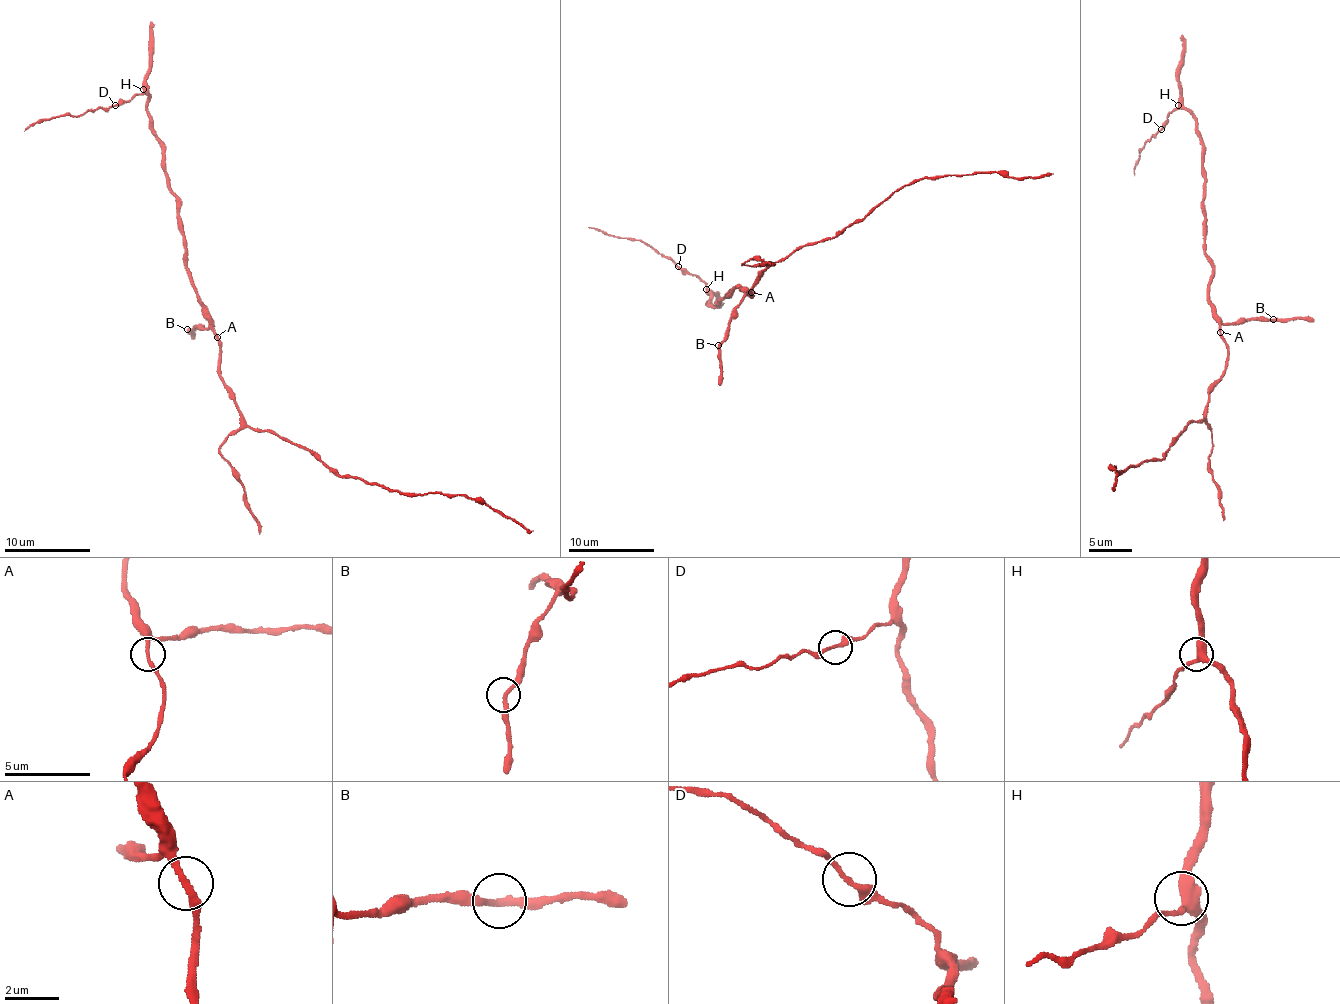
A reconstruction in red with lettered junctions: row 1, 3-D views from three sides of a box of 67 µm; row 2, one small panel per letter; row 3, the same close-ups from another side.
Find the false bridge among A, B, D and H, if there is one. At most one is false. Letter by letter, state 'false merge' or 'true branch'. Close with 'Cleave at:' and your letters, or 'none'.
A: true branch
B: true branch
D: true branch
H: true branch
Cleave at: none

